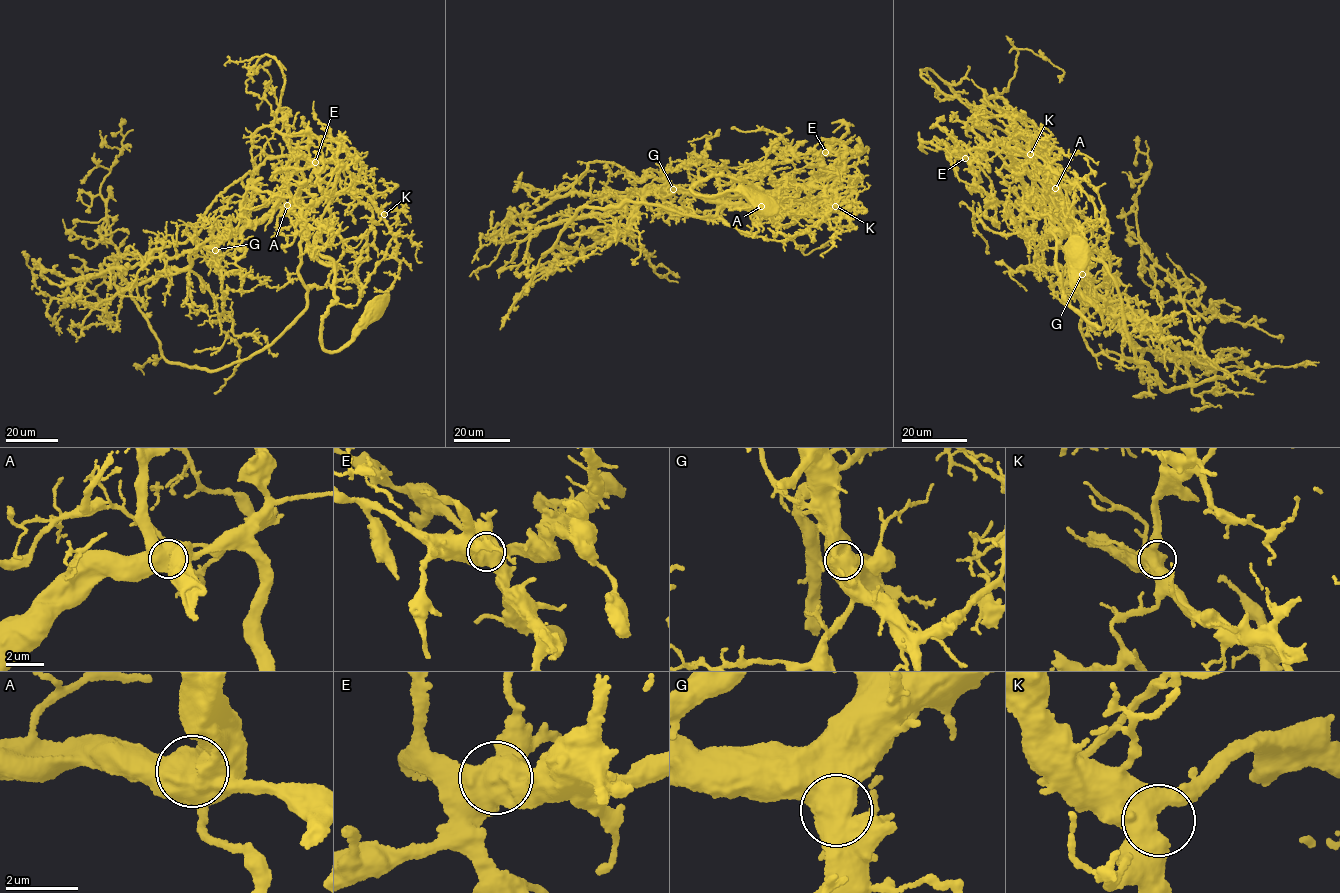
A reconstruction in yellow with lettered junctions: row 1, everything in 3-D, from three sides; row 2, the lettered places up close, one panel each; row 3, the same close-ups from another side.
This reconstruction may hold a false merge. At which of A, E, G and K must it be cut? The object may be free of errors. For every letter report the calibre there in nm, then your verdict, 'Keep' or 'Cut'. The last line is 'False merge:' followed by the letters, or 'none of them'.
A: Thickness 750 nm. Cut
E: Thickness 600 nm. Keep
G: Thickness 550 nm. Keep
K: Thickness 500 nm. Keep
False merge: A

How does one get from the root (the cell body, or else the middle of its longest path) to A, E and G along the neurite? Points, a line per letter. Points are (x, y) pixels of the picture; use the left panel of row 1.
A: (374, 309), (349, 342), (324, 349), (334, 267), (310, 244), (287, 205)
E: (374, 309), (349, 342), (324, 349), (334, 267), (303, 224), (331, 195), (337, 169), (334, 160), (315, 162)
G: (374, 309), (349, 342), (324, 349), (334, 267), (310, 244), (288, 206), (246, 224), (215, 250)

